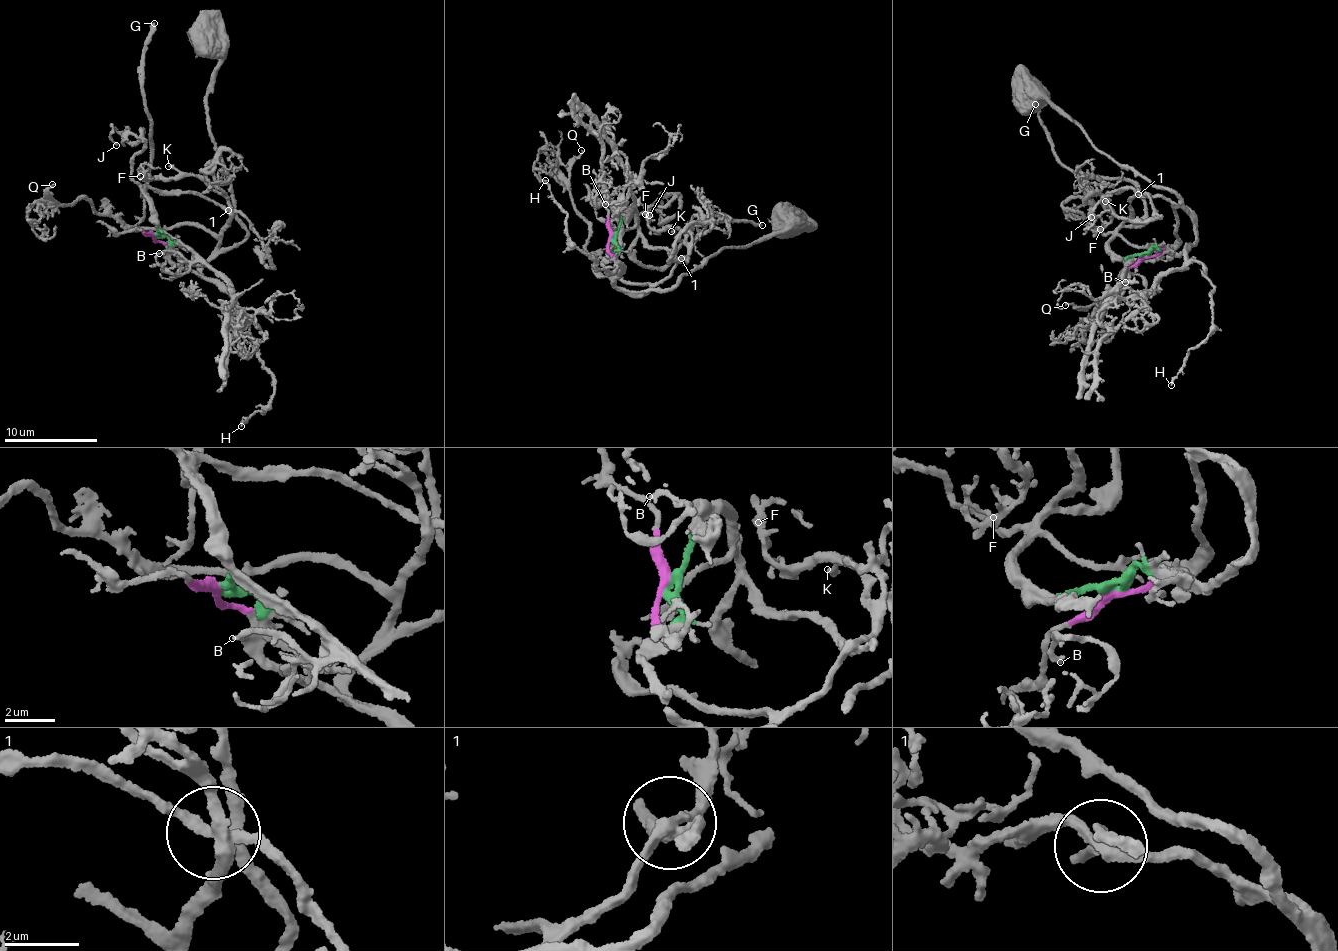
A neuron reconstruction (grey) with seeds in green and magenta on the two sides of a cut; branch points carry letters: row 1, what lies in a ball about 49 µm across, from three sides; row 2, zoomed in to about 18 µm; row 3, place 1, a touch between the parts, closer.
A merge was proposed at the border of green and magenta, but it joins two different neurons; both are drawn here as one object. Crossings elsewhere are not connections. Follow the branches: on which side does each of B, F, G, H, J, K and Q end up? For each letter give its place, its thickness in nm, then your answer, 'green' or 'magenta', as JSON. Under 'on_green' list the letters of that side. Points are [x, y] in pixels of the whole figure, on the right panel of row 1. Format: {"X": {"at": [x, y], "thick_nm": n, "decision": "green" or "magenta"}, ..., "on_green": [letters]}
{"B": {"at": [1125, 282], "thick_nm": 200, "decision": "green"}, "F": {"at": [1100, 229], "thick_nm": 140, "decision": "magenta"}, "G": {"at": [1035, 104], "thick_nm": 320, "decision": "green"}, "H": {"at": [1171, 385], "thick_nm": 170, "decision": "magenta"}, "J": {"at": [1091, 217], "thick_nm": 130, "decision": "green"}, "K": {"at": [1105, 201], "thick_nm": 190, "decision": "magenta"}, "Q": {"at": [1065, 305], "thick_nm": 160, "decision": "magenta"}, "on_green": ["B", "G", "J"]}

